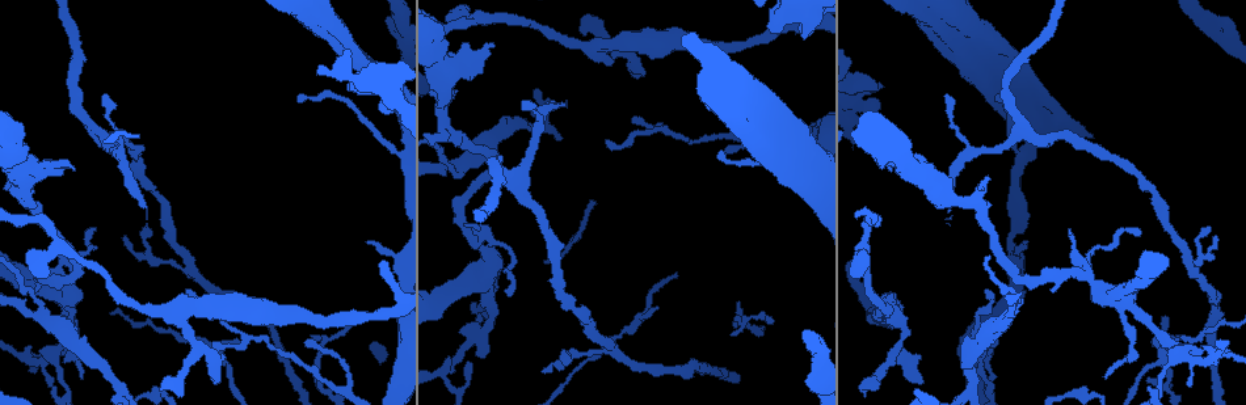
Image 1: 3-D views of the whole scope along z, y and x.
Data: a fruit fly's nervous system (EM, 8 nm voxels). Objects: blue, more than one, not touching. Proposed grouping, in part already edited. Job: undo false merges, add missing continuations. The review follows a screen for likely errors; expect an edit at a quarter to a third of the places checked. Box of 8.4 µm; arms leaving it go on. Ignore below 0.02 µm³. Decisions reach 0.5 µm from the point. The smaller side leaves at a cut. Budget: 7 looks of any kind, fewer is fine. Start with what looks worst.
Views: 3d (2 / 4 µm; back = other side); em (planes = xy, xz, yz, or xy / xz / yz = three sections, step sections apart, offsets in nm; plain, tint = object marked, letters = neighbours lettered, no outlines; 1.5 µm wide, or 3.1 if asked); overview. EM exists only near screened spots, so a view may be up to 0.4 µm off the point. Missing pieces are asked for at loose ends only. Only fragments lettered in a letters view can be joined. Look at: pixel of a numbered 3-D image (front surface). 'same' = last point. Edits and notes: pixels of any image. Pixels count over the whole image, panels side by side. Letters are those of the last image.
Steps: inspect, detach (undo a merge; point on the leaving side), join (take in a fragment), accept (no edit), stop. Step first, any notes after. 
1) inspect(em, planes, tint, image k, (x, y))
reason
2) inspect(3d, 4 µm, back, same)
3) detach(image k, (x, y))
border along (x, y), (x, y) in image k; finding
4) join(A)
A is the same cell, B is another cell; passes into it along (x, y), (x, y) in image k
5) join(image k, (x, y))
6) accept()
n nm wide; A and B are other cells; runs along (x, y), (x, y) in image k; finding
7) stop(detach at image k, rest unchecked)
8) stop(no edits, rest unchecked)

inspect(em, xy, step 4, tint, image 1, (638, 76))
free end

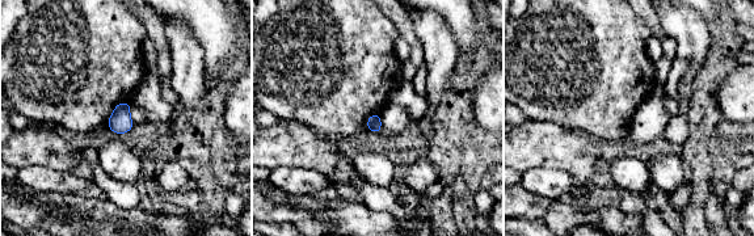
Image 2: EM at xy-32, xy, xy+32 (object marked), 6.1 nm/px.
inspect(em, planes, letters, same)

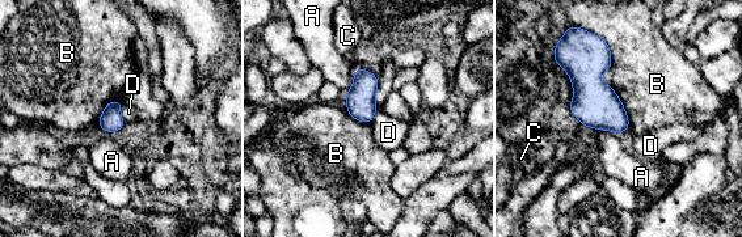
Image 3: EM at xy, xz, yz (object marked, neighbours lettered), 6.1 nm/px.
accept()
B touches over 280 nm; A, B, C and D are other cells; border along (121, 104), (121, 117), (125, 122) in image 3; no lettered fragment goes on from it

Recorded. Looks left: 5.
inspect(3d, 2 µm, image 1, (971, 387))
abrupt turn

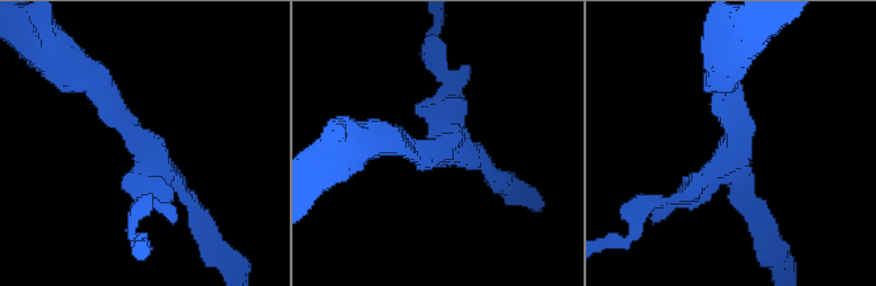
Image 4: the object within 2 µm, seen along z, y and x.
inspect(em, planes, plain, image 4, (147, 151))

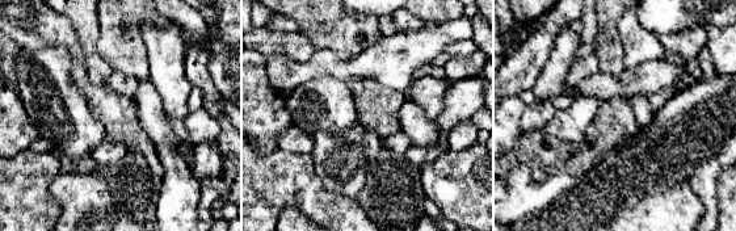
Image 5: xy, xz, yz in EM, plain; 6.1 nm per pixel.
inspect(em, planes, letters, same)

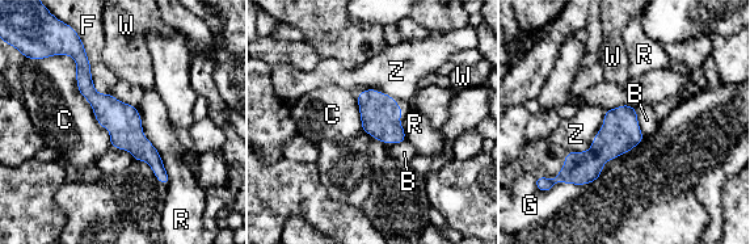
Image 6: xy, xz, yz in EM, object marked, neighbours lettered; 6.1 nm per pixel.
accept()
B, C, F, G, R, W and Z are other cells; runs along (80, 58), (87, 89), (165, 180) in image 6; all the same cell

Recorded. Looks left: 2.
inspect(em, planes, plain, image 1, (1179, 351))
thin neck

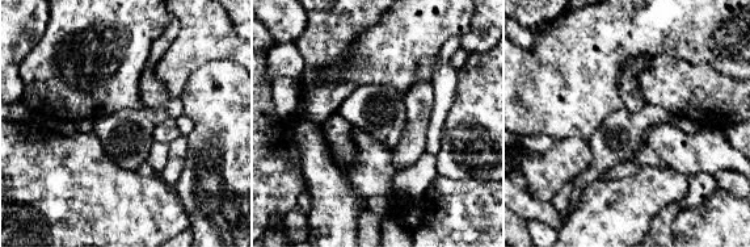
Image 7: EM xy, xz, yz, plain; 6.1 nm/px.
inspect(em, planes, letters, same)

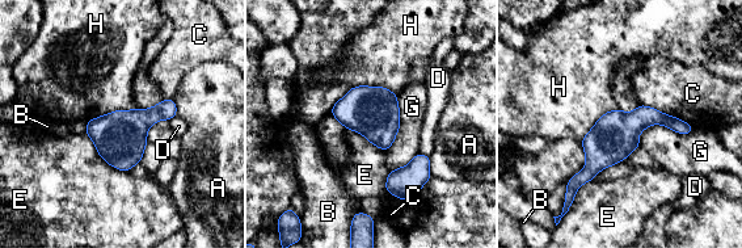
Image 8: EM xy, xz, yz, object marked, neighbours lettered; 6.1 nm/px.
accept()
A, B, C, D, E, G and H are other cells; runs along (688, 129), (640, 118), (573, 188) in image 8; continuous, no second cell

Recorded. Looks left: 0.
stop(no edits, rest unchecked)

